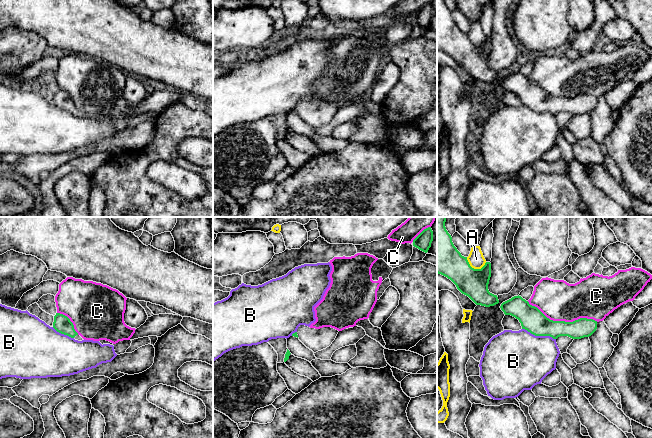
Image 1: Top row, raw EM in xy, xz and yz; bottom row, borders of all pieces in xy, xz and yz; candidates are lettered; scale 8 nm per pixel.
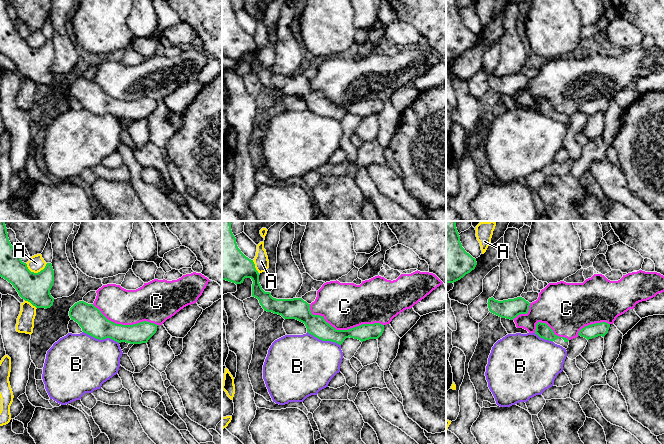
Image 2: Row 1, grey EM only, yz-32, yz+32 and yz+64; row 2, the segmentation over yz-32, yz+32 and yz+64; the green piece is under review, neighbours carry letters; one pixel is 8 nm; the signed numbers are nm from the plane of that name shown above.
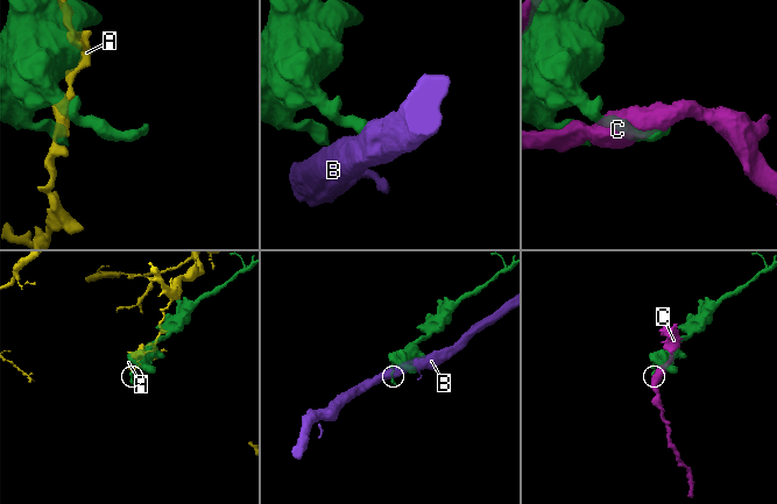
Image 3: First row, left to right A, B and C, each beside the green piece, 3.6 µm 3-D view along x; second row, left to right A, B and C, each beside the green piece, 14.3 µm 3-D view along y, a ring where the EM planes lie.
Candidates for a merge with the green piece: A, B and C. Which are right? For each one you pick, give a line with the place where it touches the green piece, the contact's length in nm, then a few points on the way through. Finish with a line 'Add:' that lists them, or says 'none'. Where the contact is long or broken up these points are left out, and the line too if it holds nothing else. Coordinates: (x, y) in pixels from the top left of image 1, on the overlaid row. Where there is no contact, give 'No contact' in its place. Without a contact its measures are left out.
Add: none

